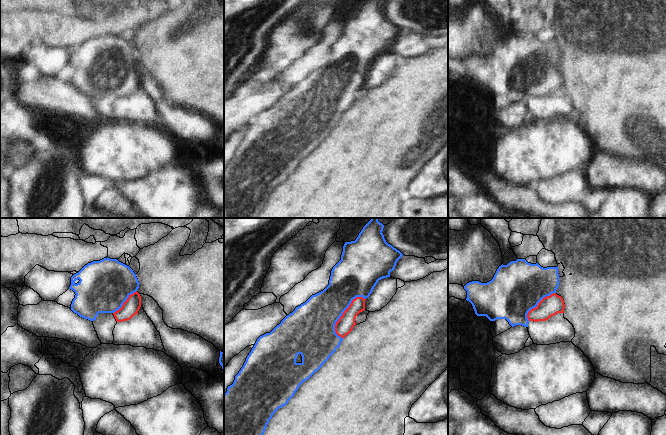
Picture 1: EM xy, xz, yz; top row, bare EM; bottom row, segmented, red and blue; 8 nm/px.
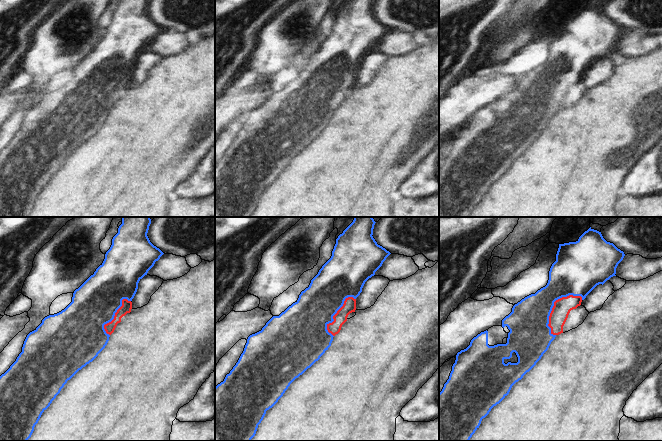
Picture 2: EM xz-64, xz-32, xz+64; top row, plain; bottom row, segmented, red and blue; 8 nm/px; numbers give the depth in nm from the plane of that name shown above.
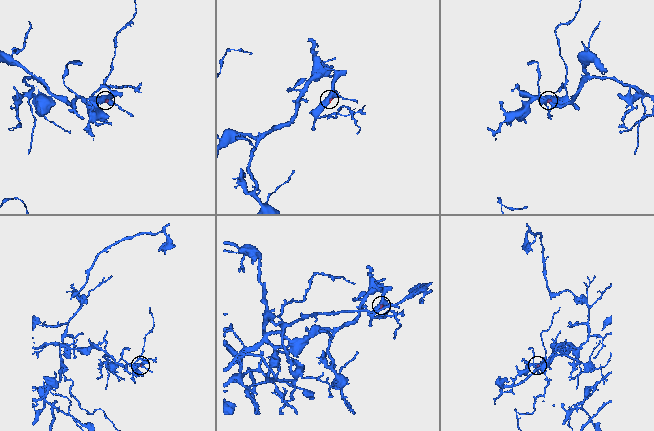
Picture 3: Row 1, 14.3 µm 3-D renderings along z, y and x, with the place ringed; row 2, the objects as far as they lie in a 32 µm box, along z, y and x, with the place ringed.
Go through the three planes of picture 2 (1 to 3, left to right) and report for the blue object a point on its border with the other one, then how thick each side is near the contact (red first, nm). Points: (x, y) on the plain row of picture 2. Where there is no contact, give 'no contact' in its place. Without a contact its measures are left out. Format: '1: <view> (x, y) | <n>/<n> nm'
1: xz-64 (115, 90) | 90/360 nm
2: xz-32 (336, 89) | 110/340 nm
3: xz+64 (553, 82) | 140/320 nm

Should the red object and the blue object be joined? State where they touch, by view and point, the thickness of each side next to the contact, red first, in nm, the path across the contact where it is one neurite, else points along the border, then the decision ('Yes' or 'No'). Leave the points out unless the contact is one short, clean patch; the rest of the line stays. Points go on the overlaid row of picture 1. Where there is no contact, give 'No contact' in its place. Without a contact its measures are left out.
Touches red at xz (343, 313). Thickness 140 nm (red) against 340 nm. Yes

